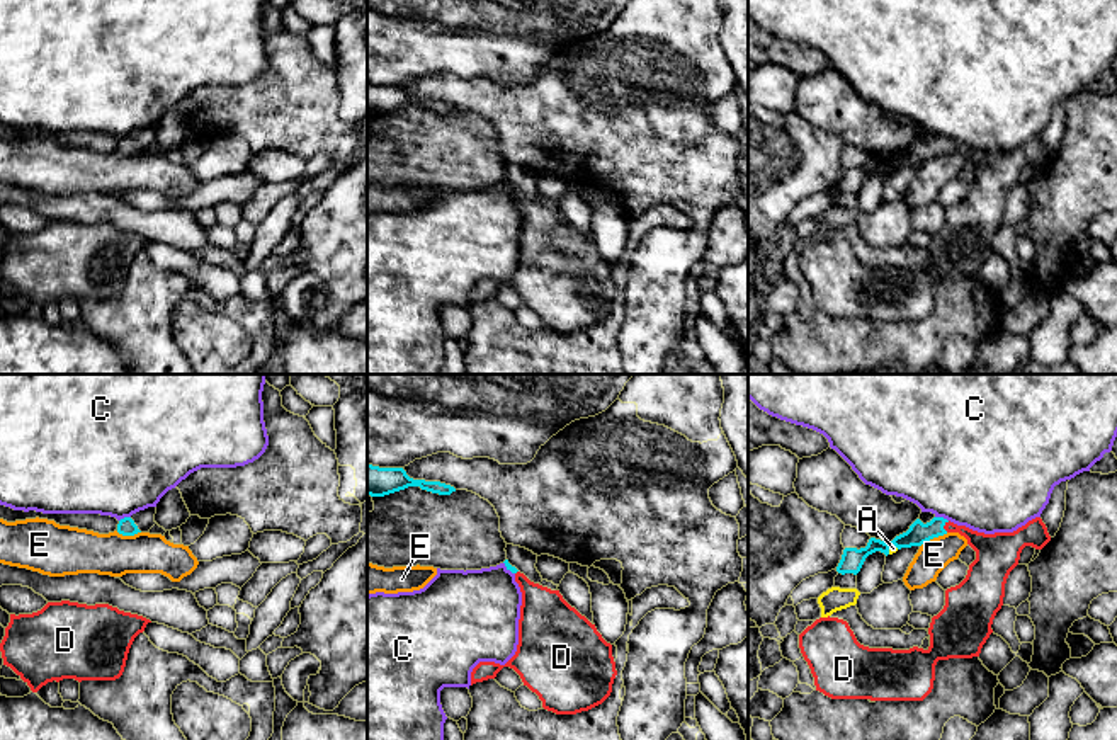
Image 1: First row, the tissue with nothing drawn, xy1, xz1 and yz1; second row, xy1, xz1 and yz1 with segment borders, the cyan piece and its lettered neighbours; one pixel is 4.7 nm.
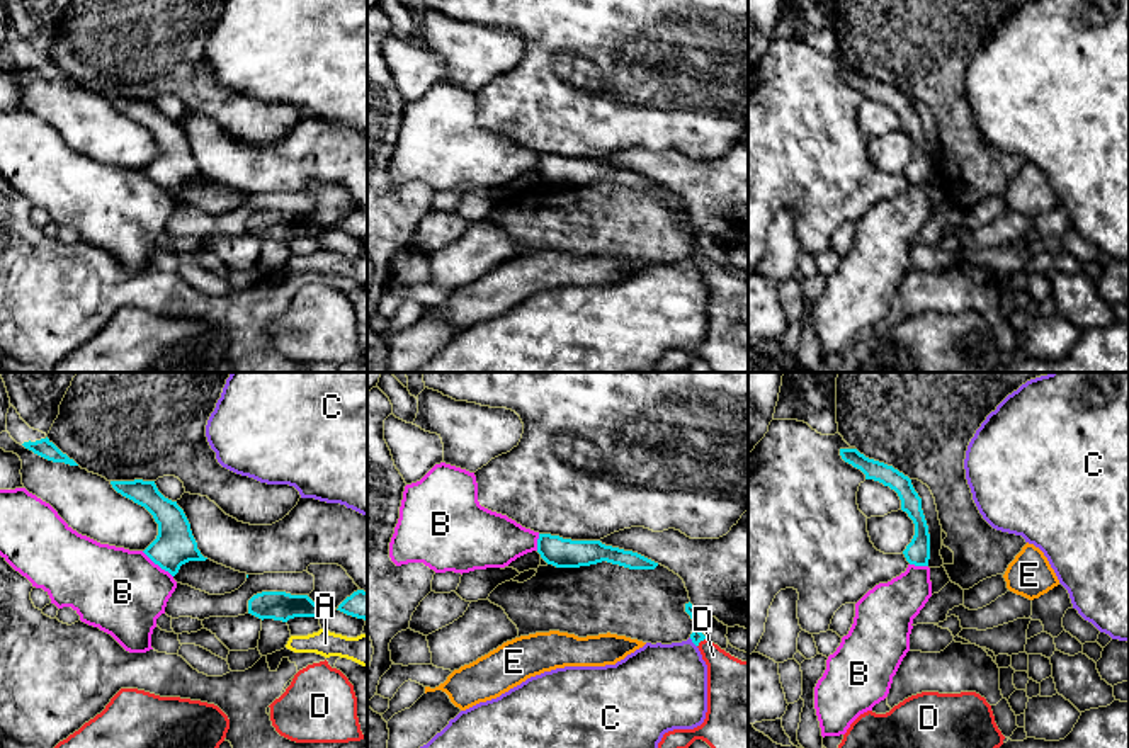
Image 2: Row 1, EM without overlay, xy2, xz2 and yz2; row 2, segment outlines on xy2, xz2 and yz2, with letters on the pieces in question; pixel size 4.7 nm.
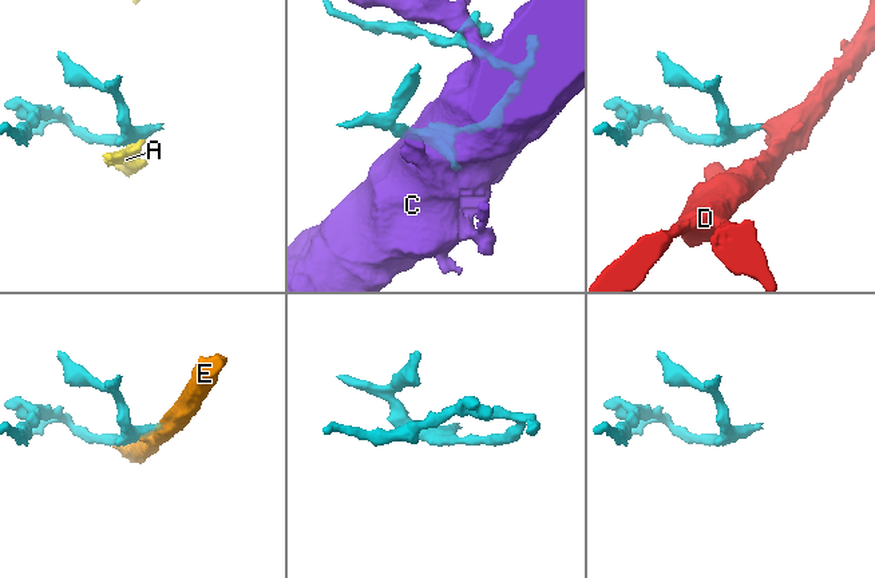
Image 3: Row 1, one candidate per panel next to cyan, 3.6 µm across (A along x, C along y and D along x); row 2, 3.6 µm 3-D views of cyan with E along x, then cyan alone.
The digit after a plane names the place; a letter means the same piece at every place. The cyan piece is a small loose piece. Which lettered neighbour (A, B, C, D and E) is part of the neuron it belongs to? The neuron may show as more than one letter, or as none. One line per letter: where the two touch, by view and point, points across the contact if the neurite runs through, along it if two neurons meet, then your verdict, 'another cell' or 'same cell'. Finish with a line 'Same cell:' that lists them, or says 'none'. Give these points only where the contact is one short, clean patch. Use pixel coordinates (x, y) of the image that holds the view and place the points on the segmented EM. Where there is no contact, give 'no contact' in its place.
A: contact yz1 (893, 543); border yz1 (888, 543), (898, 548); another cell
B: contact xy2 (157, 563); border xy2 (141, 551), (172, 577); another cell
C: contact yz1 (942, 518); border yz1 (935, 516), (942, 516), (947, 521); another cell
D: contact yz1 (944, 524); way yz1 (918, 533), (944, 524), (966, 531), (990, 550); same cell
E: contact yz1 (934, 536); border yz1 (947, 533), (930, 538), (920, 546); another cell
Same cell: D

